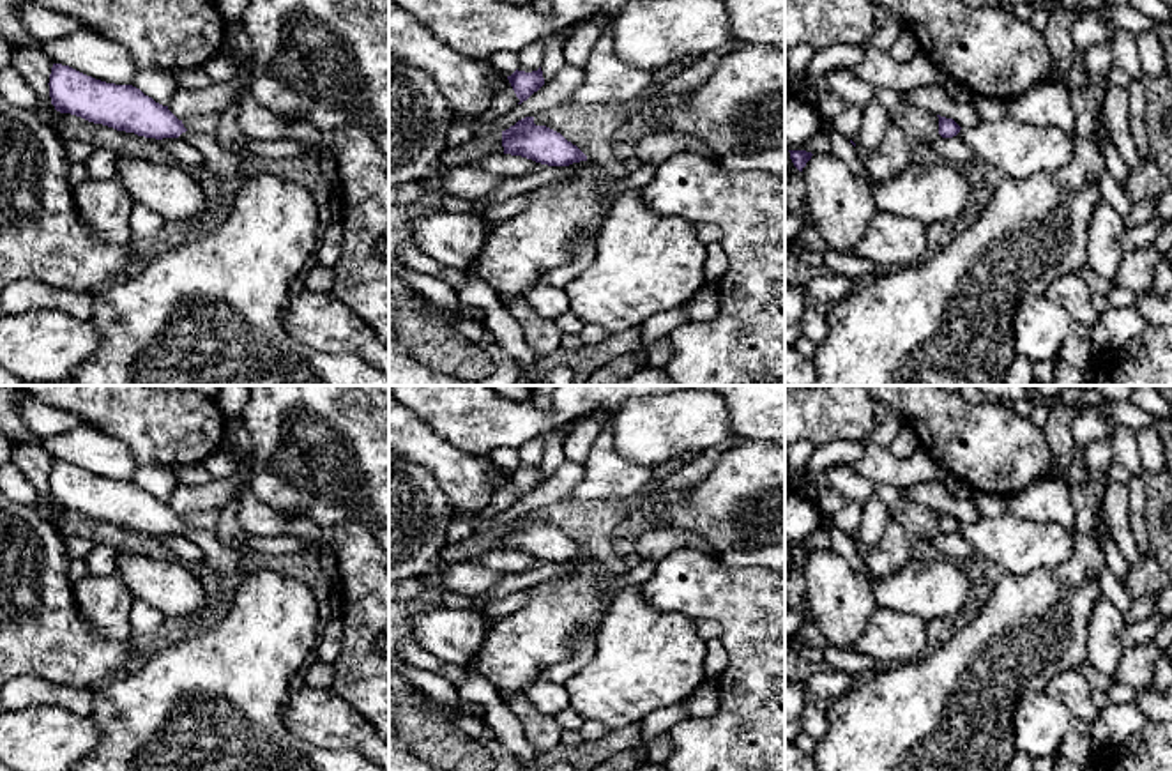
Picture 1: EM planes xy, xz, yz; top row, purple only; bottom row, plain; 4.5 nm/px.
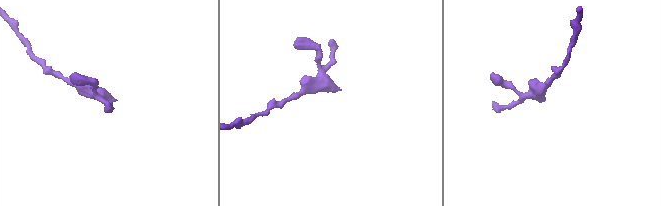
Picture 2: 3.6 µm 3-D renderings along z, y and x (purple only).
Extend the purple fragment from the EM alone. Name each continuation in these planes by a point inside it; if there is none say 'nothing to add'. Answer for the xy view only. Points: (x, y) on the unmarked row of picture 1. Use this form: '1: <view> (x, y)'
1: xy (221, 559)

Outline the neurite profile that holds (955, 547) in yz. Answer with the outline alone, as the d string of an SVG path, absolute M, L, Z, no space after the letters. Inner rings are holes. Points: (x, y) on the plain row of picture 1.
M958 531L953 534L939 532L930 539L930 545L949 561L958 562L965 557L976 557L972 545Z

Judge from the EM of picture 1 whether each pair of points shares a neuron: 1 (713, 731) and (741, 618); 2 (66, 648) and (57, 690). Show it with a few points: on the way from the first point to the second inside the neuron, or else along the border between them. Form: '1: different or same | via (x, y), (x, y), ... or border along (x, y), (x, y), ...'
1: same | via (741, 702), (743, 646)
2: different | border along (18, 676), (45, 678), (92, 690)

